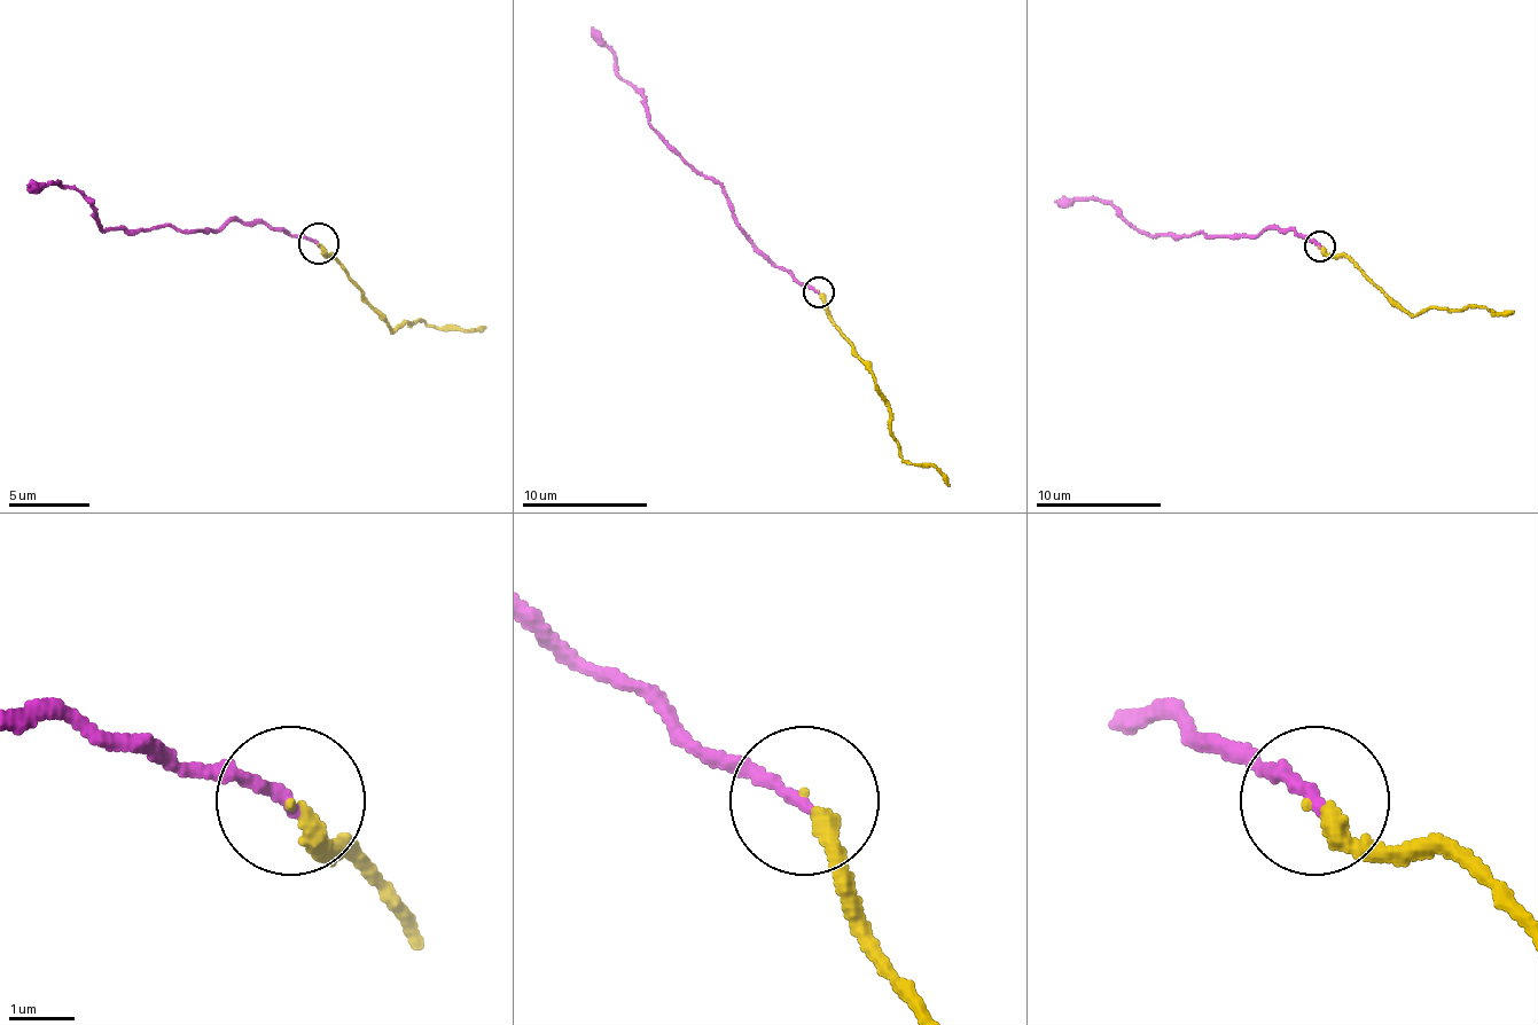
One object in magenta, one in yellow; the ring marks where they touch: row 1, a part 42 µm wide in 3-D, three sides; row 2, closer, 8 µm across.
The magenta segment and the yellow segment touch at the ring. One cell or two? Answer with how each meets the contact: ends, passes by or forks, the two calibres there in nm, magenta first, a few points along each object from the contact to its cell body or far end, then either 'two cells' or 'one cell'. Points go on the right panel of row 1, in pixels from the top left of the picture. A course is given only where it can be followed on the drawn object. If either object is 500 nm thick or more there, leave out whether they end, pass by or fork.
magenta ends there; yellow ends there; 200 nm thick on the magenta side, 200 nm on the other; magenta runs (1319, 245), (1290, 229), (1252, 236), (1152, 236), (1095, 198), (1054, 201); yellow runs (1319, 245), (1332, 255), (1350, 258), (1413, 314), (1433, 308), (1483, 308), (1496, 314), (1514, 312); one cell

